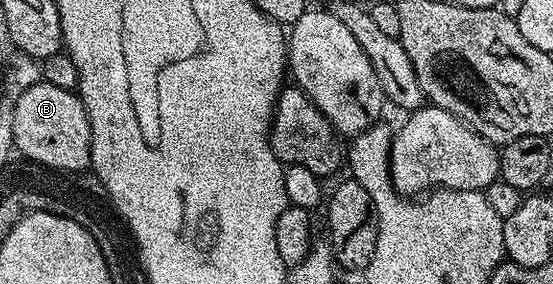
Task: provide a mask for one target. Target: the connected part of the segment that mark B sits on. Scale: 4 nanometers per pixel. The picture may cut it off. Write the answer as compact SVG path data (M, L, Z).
M43 82L26 88L24 100L16 109L16 141L26 154L47 164L58 164L60 171L85 171L92 163L92 131L79 95Z

